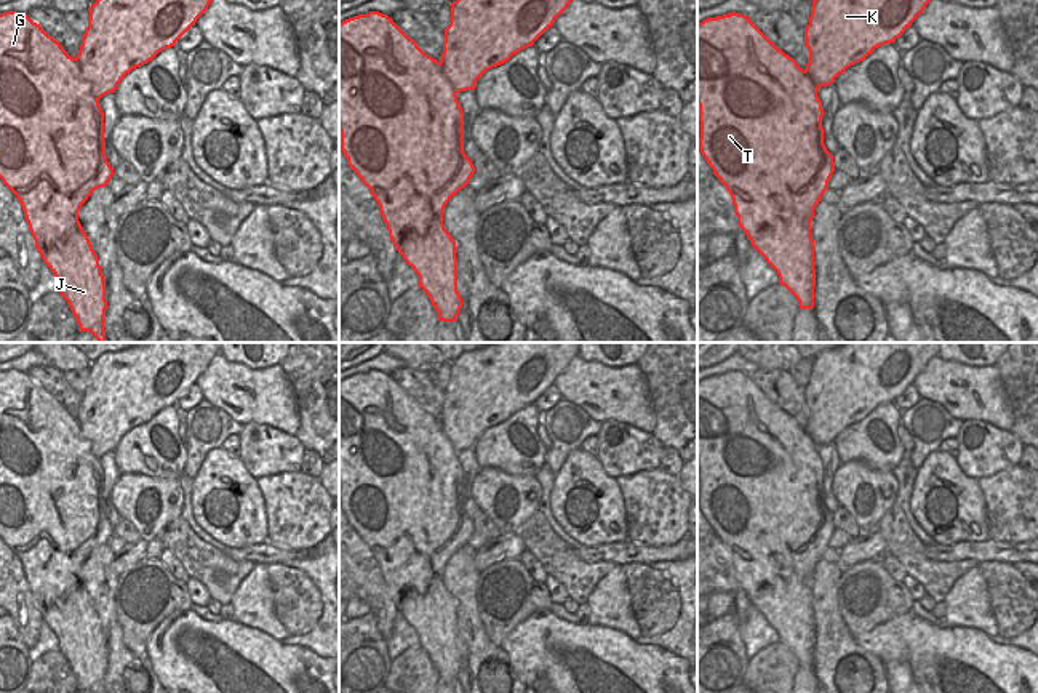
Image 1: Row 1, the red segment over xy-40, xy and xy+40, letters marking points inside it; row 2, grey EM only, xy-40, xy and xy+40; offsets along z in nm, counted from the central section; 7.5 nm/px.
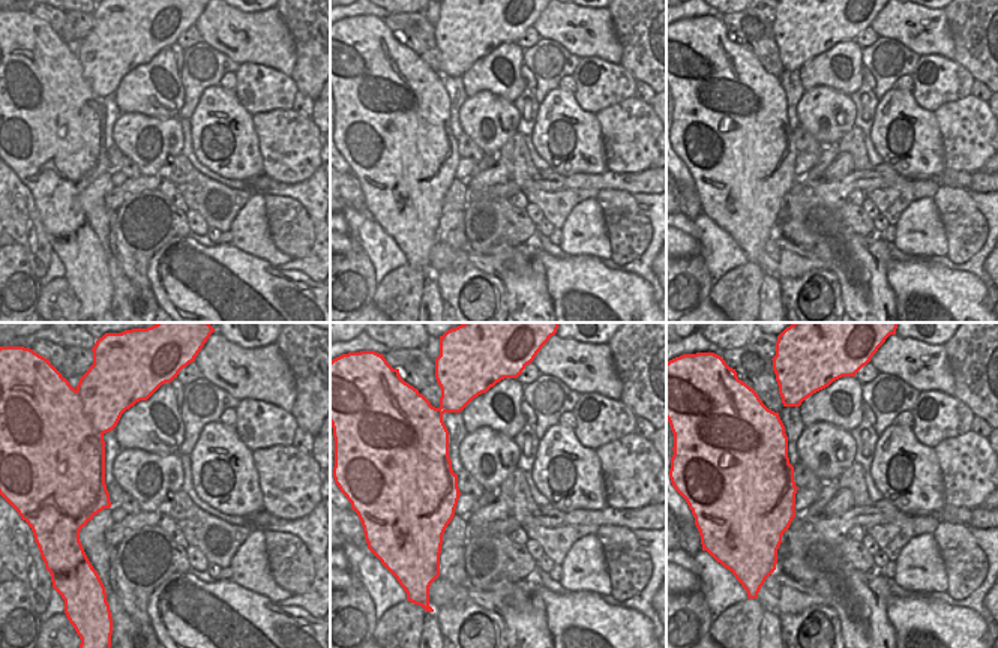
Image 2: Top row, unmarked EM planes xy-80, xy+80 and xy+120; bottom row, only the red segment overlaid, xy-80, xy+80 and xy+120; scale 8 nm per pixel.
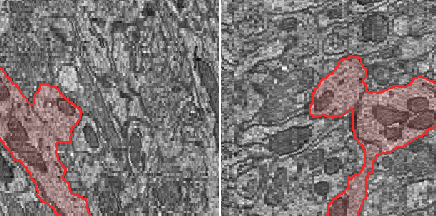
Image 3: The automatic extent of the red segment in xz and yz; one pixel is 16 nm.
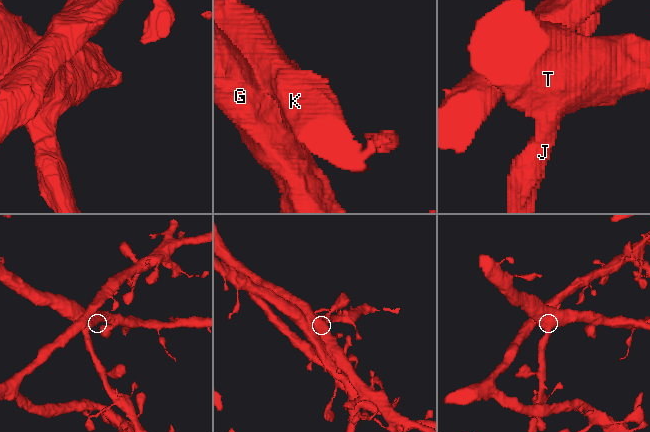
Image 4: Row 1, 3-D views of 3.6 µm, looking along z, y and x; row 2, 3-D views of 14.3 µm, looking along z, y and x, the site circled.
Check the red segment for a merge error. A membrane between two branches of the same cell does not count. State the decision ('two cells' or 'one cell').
two cells

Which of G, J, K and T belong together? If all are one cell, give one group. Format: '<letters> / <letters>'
G J T / K

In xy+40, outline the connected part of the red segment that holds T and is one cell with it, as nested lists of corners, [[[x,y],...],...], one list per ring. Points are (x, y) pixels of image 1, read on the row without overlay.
[[[733,370],[697,383],[701,512],[729,551],[739,586],[777,631],[779,642],[796,656],[800,667],[814,666],[816,627],[811,579],[835,530],[833,514],[824,503],[824,467],[817,448],[806,429],[779,408],[745,373]]]

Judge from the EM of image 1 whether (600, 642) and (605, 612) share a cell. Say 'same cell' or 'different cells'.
different cells

